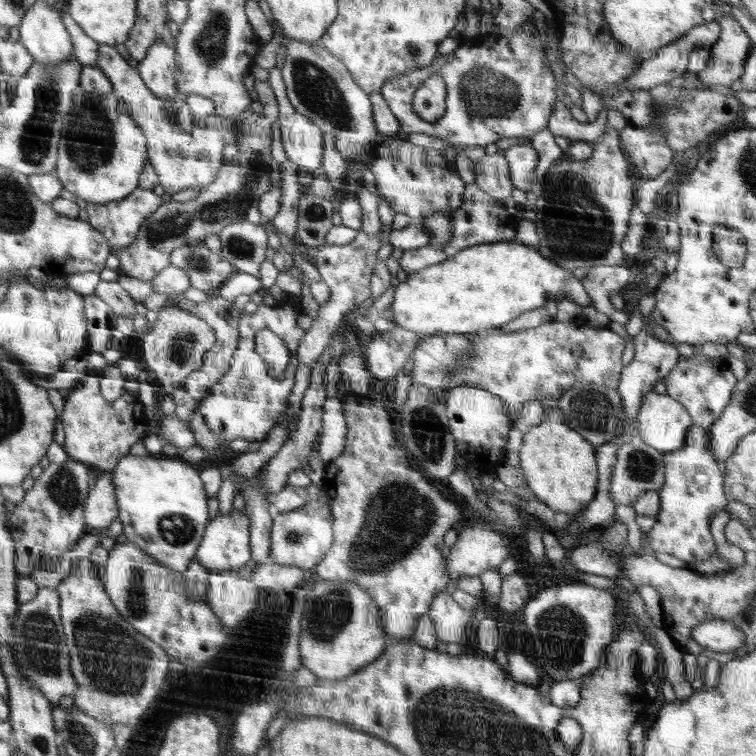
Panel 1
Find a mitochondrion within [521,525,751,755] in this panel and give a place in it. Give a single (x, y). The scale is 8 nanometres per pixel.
(564, 632)

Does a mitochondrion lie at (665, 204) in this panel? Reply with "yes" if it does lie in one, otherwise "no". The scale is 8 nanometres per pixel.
no

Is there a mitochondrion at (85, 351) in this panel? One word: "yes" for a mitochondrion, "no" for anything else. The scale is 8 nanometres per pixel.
no

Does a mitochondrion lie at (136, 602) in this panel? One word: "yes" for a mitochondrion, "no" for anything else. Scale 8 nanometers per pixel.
yes

